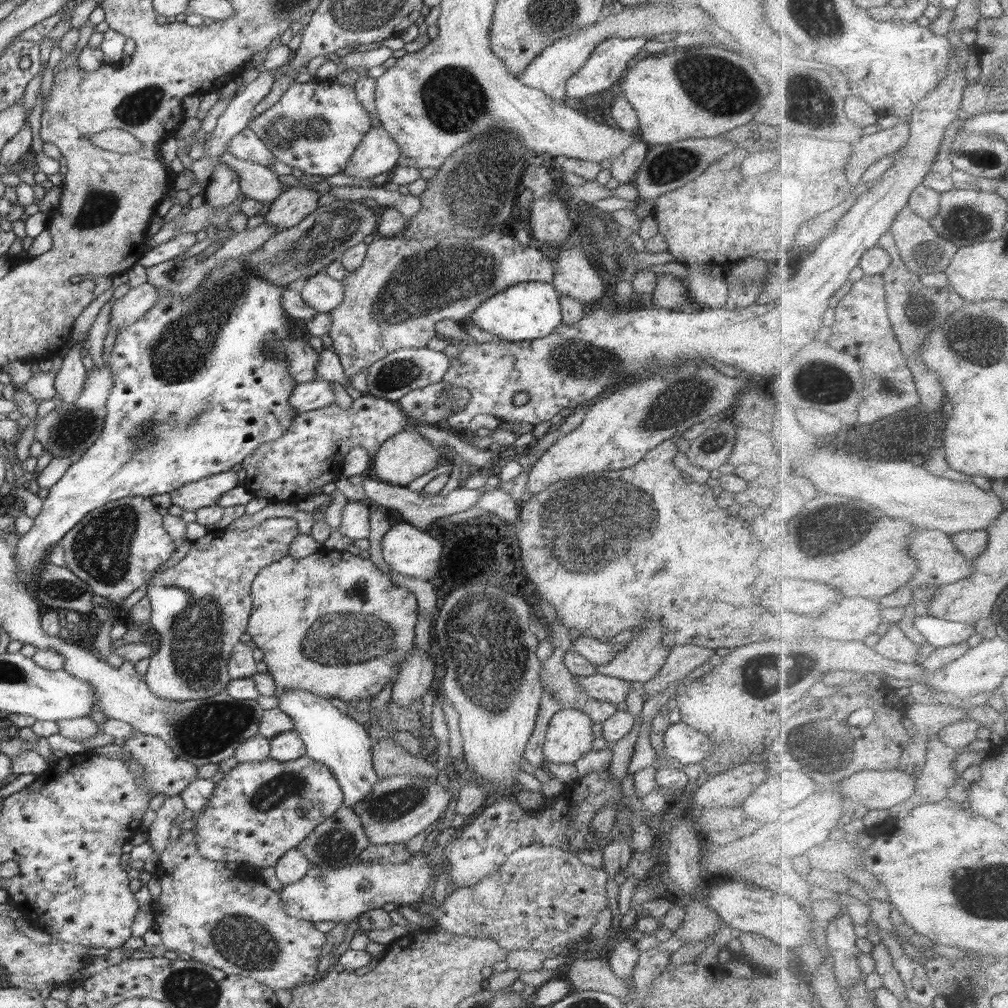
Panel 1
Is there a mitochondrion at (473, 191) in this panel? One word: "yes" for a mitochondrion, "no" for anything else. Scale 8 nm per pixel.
yes

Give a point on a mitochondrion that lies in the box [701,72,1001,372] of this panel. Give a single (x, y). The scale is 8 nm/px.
(966, 221)

